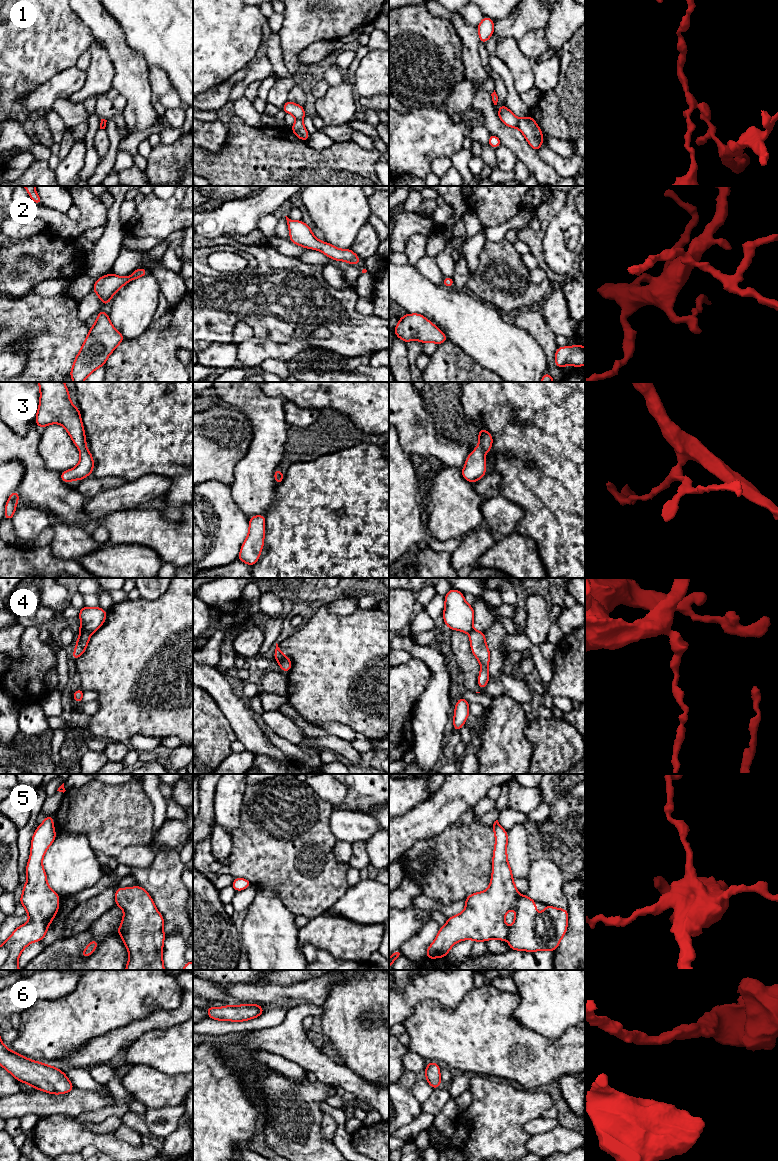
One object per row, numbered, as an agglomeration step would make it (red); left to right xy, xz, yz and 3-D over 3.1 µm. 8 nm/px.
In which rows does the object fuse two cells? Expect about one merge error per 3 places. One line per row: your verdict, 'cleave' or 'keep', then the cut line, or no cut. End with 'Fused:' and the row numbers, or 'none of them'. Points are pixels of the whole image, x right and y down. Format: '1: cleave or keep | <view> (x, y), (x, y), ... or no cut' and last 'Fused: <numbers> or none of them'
1: cleave | yz (519, 119), (516, 127)
2: keep | no cut
3: keep | no cut
4: cleave | xz (277, 660), (288, 660), (290, 662)
5: keep | no cut
6: keep | no cut
Fused: 1, 4

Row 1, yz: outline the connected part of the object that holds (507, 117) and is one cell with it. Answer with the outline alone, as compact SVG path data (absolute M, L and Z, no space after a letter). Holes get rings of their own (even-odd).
M505 105L499 107L499 119L508 127L517 128L519 119Z

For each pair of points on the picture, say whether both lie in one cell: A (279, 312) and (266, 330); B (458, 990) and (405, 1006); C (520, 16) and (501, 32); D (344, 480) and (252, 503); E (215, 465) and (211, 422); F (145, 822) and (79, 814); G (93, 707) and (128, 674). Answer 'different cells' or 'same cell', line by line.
A: same cell
B: same cell
C: same cell
D: different cells
E: same cell
F: same cell
G: different cells

